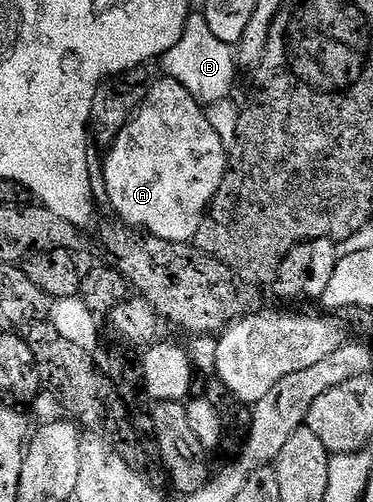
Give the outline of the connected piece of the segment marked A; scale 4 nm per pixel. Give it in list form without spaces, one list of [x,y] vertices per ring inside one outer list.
[[[160,78],[149,90],[138,112],[139,108],[103,157],[102,163],[108,178],[102,183],[102,190],[117,212],[115,215],[129,227],[170,243],[187,244],[195,241],[200,223],[212,207],[212,199],[218,194],[228,173],[229,149],[210,126],[205,109],[173,80]]]

